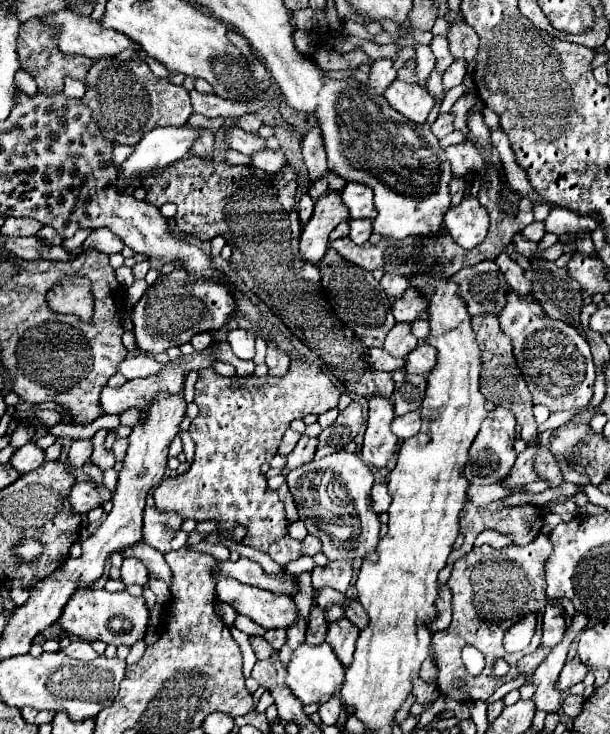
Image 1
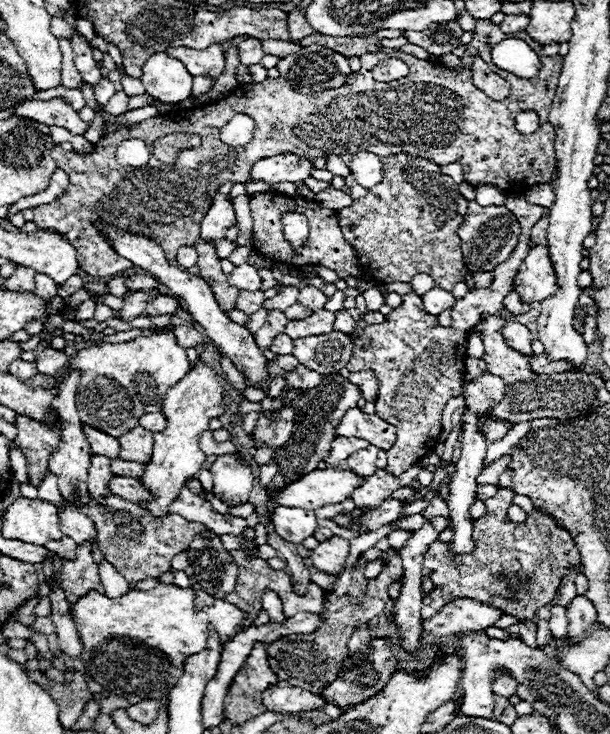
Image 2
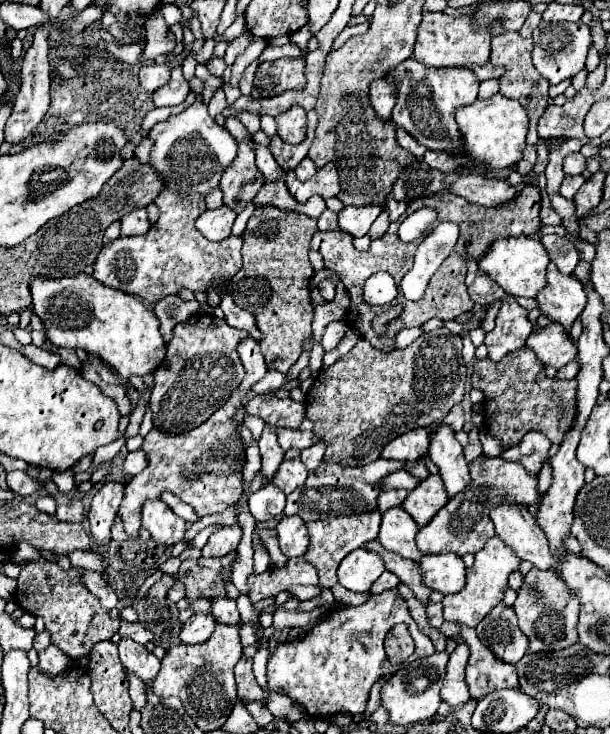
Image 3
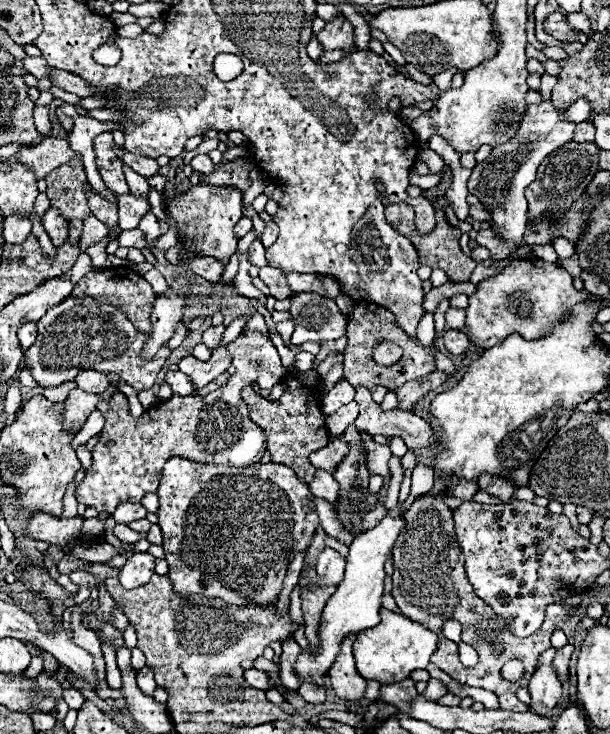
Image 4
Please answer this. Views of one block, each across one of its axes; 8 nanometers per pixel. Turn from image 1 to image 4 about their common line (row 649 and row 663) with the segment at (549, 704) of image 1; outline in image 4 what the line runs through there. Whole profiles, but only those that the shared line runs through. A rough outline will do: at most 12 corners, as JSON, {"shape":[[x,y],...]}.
{"shape":[[572,644],[558,650],[552,660],[560,682],[568,682]]}

